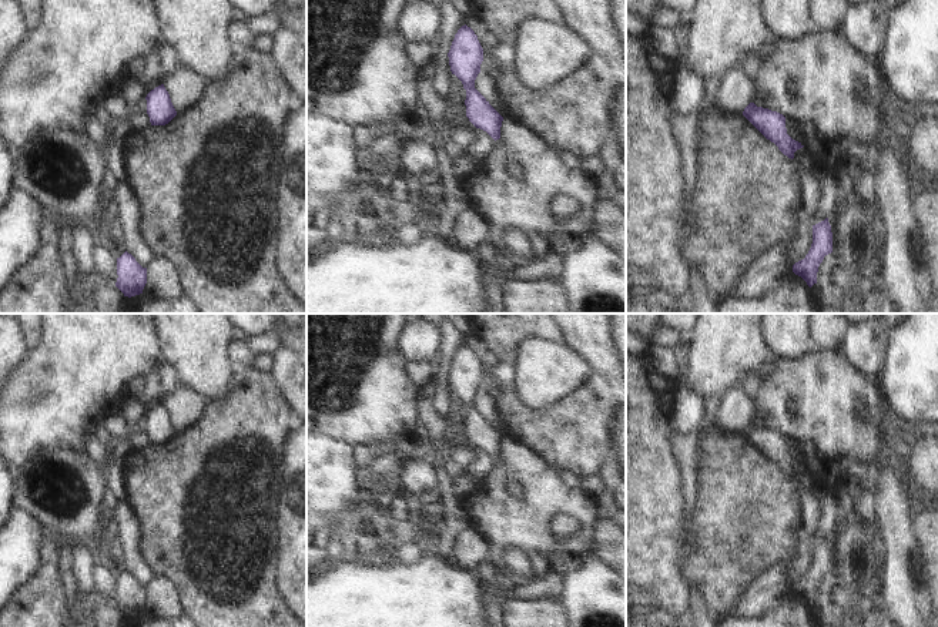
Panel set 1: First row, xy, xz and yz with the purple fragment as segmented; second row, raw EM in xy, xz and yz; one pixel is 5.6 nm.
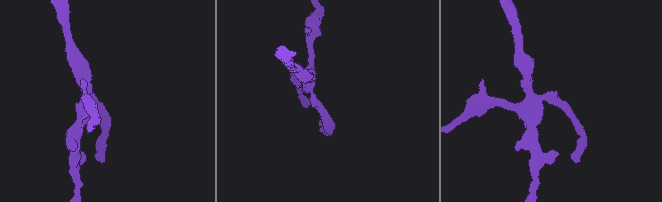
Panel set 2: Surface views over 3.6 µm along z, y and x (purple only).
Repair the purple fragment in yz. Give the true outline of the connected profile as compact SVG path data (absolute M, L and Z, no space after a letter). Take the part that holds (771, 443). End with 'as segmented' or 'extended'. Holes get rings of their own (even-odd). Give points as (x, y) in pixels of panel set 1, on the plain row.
M750 422L743 435L771 462L774 462L778 469L788 477L794 477L794 472L804 465L793 459L787 453L785 436L777 430L768 428L757 426Z; as segmented

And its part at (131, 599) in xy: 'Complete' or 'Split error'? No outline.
Complete

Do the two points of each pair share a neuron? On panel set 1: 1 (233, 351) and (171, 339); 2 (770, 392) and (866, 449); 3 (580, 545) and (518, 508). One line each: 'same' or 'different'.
1: different
2: same
3: same

